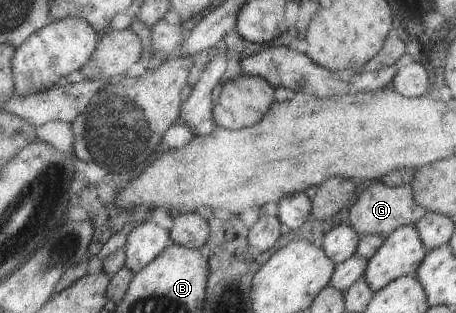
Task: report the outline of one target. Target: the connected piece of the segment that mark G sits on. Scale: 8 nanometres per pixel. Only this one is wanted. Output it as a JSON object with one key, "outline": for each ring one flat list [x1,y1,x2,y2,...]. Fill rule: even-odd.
{"outline":[[379,180,364,189,357,200,352,201,348,209,348,224,360,235,380,234,389,236,396,228,403,225,415,225,427,212,414,201,412,186,402,184,390,187]]}

